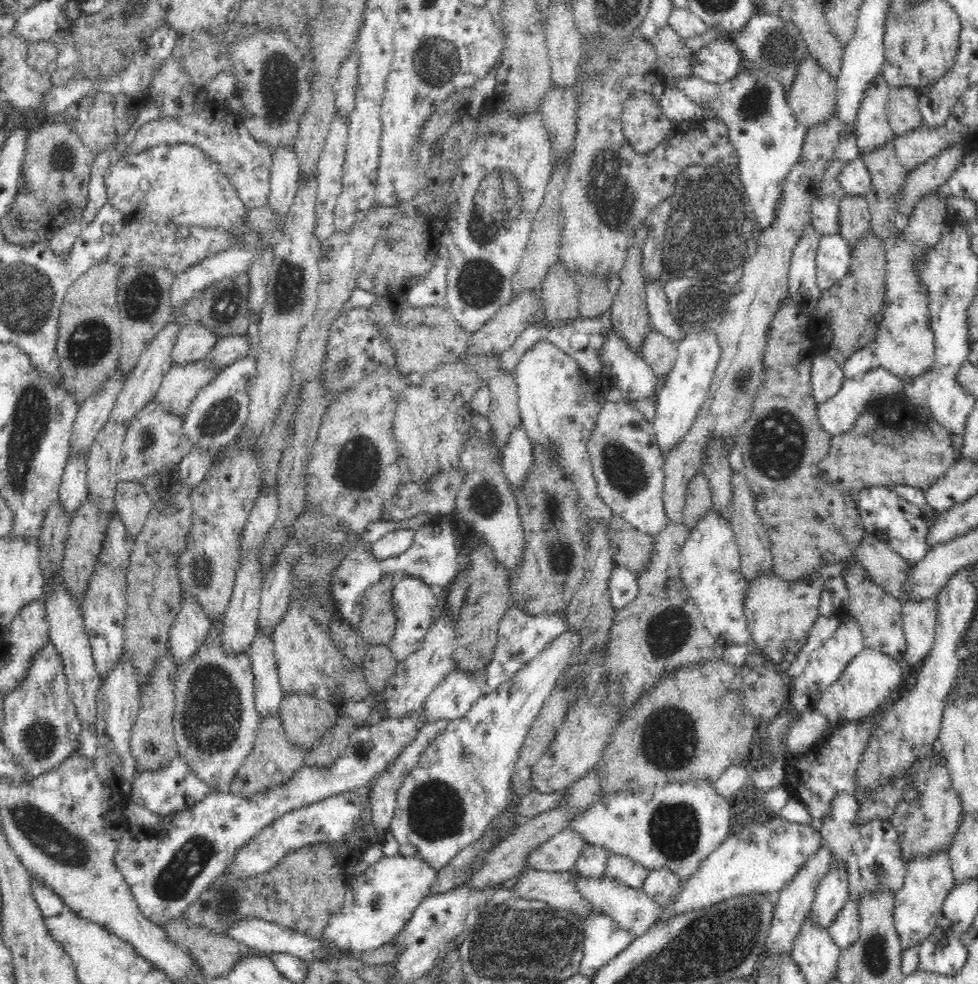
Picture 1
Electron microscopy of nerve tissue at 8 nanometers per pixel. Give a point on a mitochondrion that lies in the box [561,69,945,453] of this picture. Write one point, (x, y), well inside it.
(707, 229)

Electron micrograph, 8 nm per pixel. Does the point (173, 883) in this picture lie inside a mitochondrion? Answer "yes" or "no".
yes

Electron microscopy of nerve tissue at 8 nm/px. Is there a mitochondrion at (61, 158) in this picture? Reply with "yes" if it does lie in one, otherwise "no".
yes

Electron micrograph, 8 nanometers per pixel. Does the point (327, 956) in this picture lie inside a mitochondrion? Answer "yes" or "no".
no

